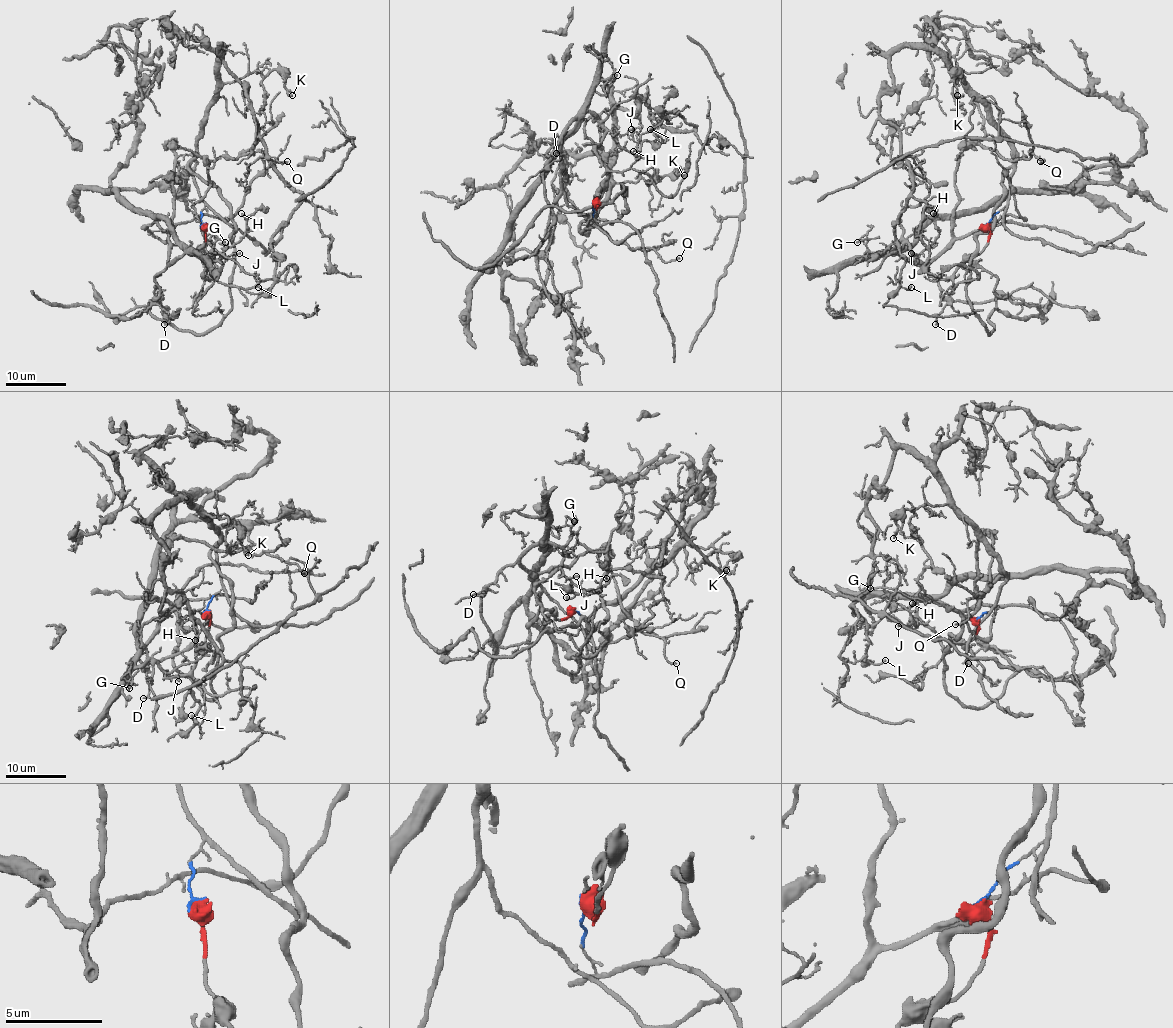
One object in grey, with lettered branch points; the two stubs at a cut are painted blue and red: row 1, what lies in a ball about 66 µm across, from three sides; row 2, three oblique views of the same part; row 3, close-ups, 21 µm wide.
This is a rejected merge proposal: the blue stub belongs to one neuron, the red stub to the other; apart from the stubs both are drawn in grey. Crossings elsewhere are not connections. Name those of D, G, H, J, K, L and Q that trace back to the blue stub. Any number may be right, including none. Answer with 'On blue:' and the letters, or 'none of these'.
On blue: K, L

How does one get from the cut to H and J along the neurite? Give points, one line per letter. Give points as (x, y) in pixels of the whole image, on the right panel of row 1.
H: (986, 226), (988, 244), (948, 277), (936, 279), (912, 254), (920, 254), (939, 235), (933, 214)
J: (986, 226), (988, 244), (948, 277), (936, 279), (911, 253)

